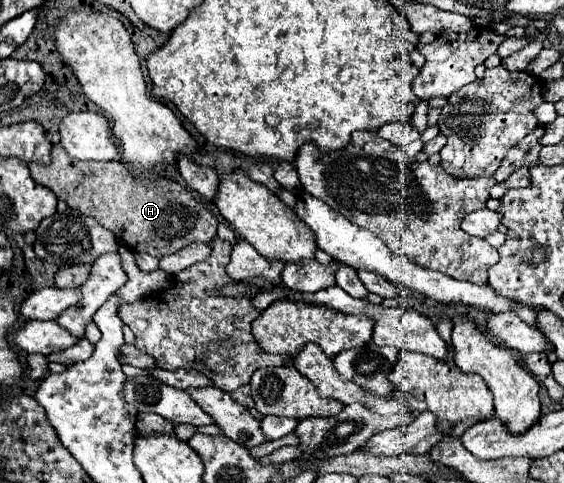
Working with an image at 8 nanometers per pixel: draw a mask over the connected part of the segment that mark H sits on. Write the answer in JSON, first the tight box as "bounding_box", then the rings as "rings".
{"bounding_box":[29,145,217,259],"rings":[[[53,145],[51,151],[53,161],[49,165],[41,165],[39,161],[29,163],[31,177],[41,183],[43,187],[49,187],[59,199],[63,199],[69,207],[79,209],[83,215],[97,217],[97,221],[115,233],[119,243],[125,243],[131,251],[143,251],[149,253],[157,259],[169,253],[177,253],[189,243],[209,243],[217,231],[217,217],[213,215],[211,209],[203,201],[199,201],[189,189],[185,189],[181,183],[165,177],[135,177],[125,163],[121,161],[107,161],[107,163],[97,163],[97,161],[77,161],[65,153],[61,145]]]}

